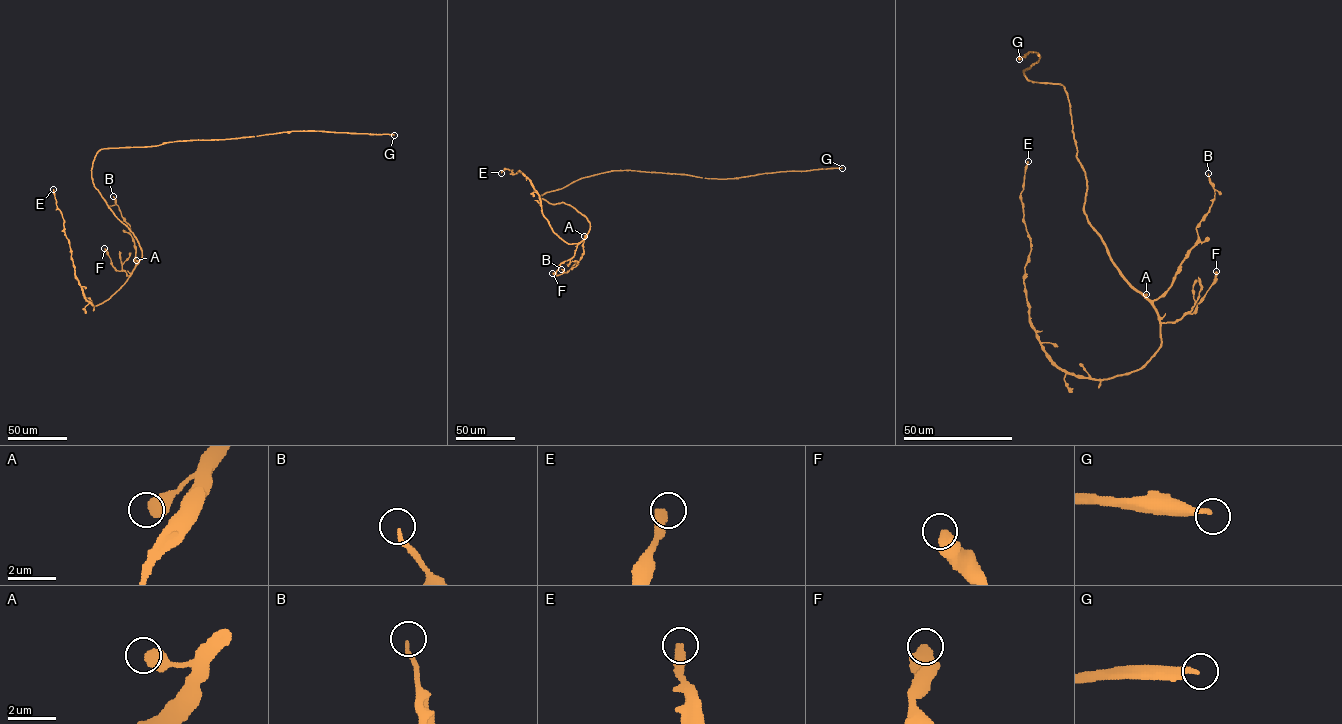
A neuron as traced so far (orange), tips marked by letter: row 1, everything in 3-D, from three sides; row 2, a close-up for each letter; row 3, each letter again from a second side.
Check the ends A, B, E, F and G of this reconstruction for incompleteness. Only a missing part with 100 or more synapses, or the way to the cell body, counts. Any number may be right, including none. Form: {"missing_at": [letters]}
{"missing_at": ["G"]}

